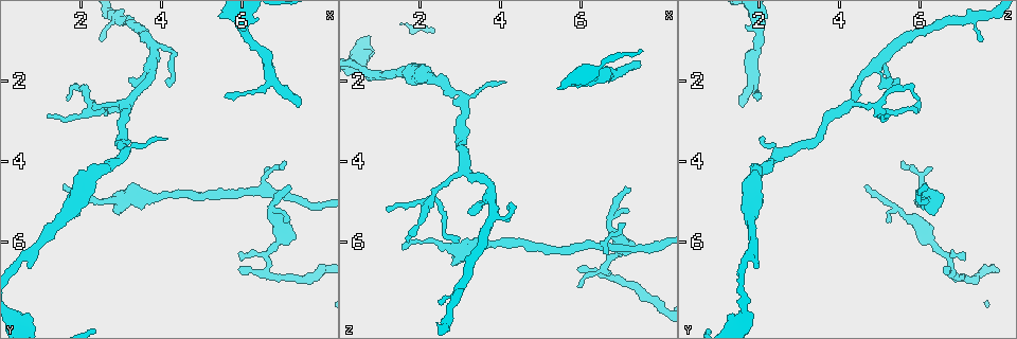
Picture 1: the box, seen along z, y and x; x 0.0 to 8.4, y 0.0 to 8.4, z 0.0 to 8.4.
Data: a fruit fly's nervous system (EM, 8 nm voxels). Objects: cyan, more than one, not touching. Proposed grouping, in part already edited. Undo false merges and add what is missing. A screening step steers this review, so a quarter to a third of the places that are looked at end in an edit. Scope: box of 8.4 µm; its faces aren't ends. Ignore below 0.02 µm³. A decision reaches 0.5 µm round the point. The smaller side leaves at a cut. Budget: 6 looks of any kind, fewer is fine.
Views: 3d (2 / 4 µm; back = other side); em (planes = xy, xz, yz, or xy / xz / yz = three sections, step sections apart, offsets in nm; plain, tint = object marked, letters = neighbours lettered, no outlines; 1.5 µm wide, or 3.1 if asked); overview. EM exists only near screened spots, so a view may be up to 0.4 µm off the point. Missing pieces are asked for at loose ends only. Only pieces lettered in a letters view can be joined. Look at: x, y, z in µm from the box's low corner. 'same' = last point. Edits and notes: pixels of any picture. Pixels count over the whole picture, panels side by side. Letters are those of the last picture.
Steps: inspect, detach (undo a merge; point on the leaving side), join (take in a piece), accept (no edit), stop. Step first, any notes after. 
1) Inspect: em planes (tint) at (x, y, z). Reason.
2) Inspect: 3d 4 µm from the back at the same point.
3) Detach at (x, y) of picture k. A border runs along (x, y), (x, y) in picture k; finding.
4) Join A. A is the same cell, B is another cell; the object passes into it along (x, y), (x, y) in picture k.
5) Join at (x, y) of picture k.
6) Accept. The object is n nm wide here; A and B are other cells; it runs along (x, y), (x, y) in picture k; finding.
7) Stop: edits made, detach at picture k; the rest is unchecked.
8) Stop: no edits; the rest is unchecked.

Inspect: em xz step 4 (letters) at (7.05, 4.60, 4.65). Thin end.

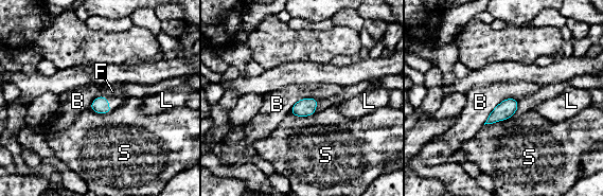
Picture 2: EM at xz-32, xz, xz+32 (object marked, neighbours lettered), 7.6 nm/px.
Join F. F is the same cell, B, L and S are other cells; the object passes into it along (100, 105), (107, 102), (112, 91) in picture 2; the neuron continues.

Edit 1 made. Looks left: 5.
Inspect: em planes (letters) at (1.50, 4.60, 6.10). An open end.

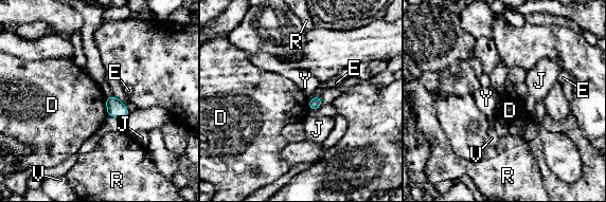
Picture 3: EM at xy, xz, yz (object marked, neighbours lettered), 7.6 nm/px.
Accept. The object is 90 nm wide here; D, E, J, R, V and Y are other cells; a border runs along (104, 98), (108, 114) in picture 3; no lettered piece goes on from it.

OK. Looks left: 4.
Inspect: em planes (letters) at (2.35, 4.25, 2.05). Calibre changes.

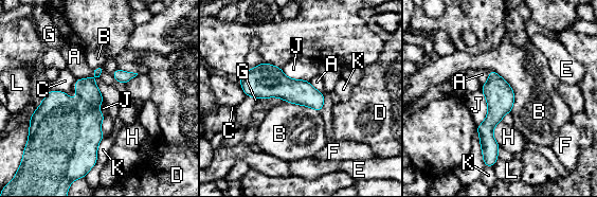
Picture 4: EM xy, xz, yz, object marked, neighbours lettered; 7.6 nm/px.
Accept. A, B, C, D, E, F, G, H, J, K and L are other cells; a border runs along (489, 69), (511, 88), (511, 111) in picture 4; one neuron here.

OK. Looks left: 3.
Stop: edits made, join at picture 2; the rest is unchecked.

